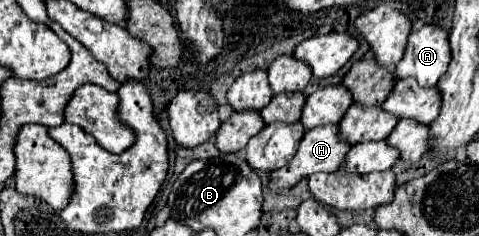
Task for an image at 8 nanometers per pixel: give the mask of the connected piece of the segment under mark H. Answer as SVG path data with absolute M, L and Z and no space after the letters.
M323 125L323 127L315 127L311 131L305 133L305 137L301 139L301 145L295 153L295 157L279 171L271 173L271 183L269 189L273 193L283 193L287 189L291 189L299 179L307 177L309 173L317 173L317 171L327 171L333 173L343 165L343 157L347 155L347 149L351 149L351 145L347 145L343 141L343 137L339 137L339 127L337 125Z

